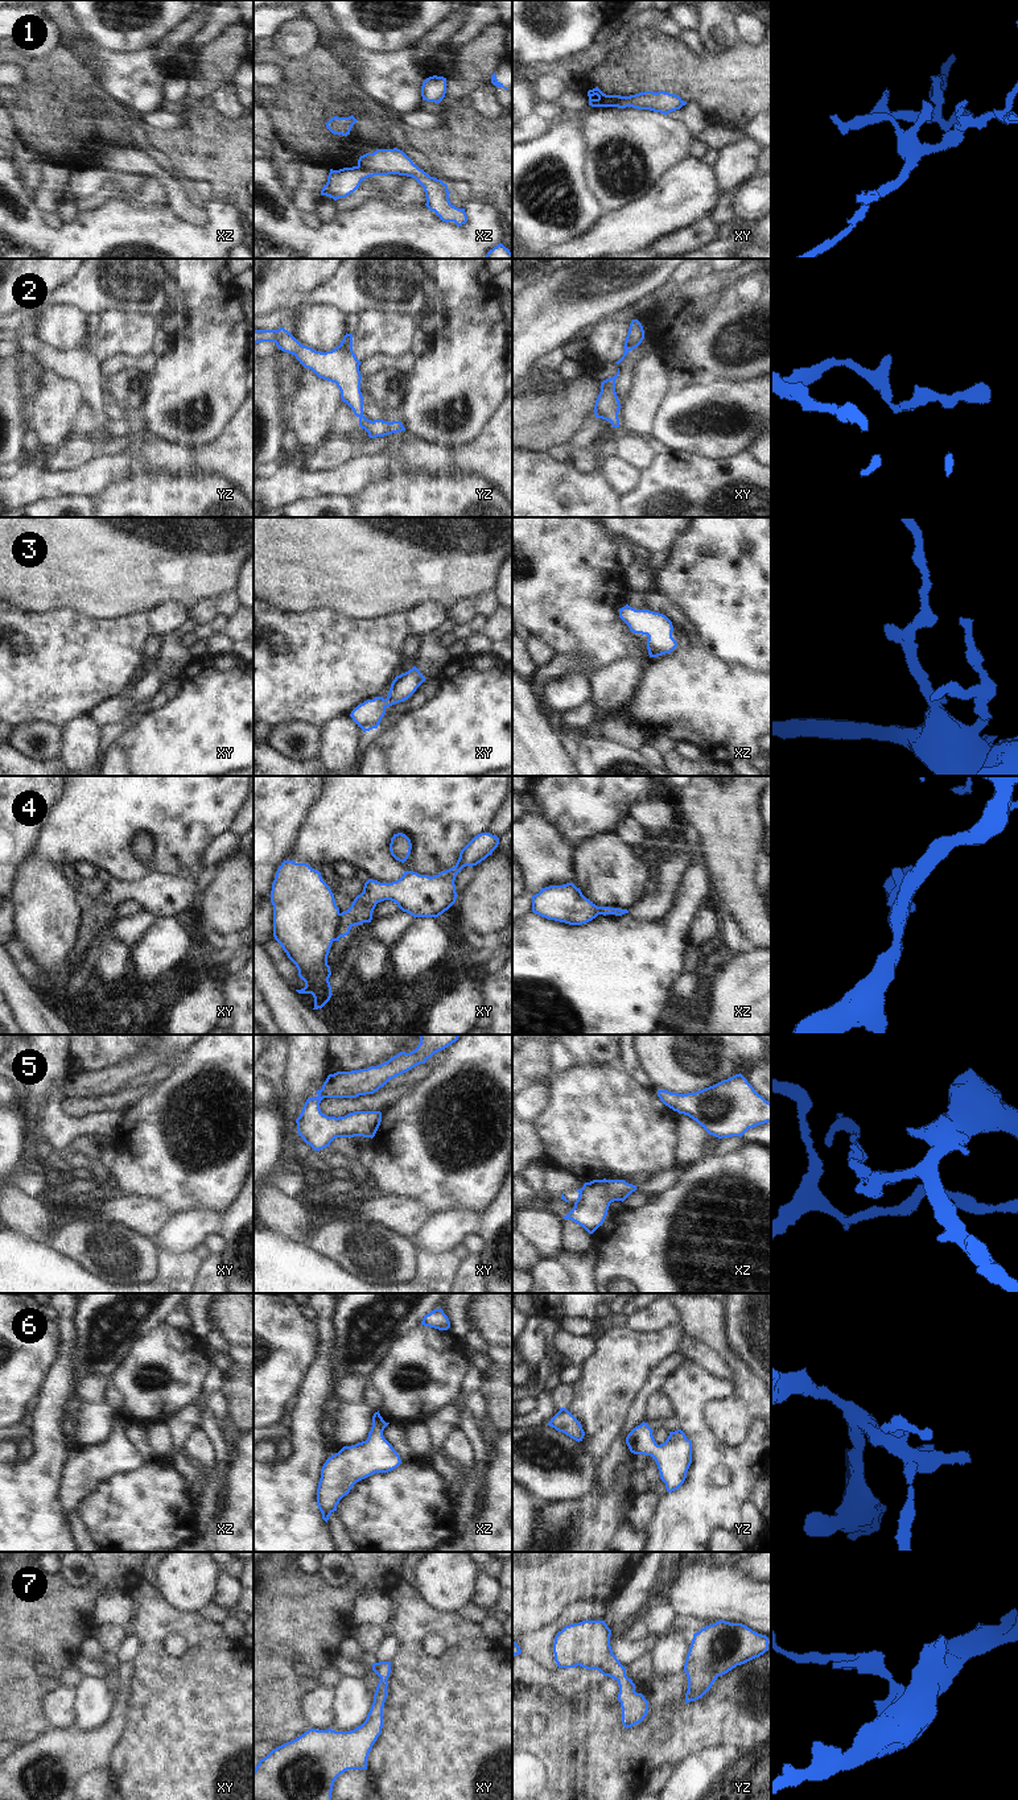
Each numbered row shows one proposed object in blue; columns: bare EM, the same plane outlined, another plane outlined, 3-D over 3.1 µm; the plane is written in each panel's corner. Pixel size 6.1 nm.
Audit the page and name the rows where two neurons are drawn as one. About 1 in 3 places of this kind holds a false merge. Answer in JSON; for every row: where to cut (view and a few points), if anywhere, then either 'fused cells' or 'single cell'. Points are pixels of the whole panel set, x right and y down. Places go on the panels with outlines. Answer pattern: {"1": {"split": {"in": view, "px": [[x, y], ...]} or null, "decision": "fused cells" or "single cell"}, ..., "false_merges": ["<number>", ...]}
{"1": {"split": {"in": "xz", "px": [[357, 166], [374, 174]]}, "decision": "fused cells"}, "2": {"split": null, "decision": "single cell"}, "3": {"split": null, "decision": "single cell"}, "4": {"split": {"in": "xy", "px": [[341, 913], [338, 937]]}, "decision": "fused cells"}, "5": {"split": {"in": "xy", "px": [[321, 1089], [325, 1097]]}, "decision": "fused cells"}, "6": {"split": null, "decision": "single cell"}, "7": {"split": null, "decision": "single cell"}, "false_merges": ["1", "4", "5"]}

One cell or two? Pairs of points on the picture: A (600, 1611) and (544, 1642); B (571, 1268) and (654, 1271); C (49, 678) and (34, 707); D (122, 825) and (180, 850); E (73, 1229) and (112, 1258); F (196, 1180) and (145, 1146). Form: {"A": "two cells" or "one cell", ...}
{"A": "one cell", "B": "two cells", "C": "one cell", "D": "one cell", "E": "one cell", "F": "one cell"}

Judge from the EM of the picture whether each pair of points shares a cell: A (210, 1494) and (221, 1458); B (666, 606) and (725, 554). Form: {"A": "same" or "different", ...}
{"A": "different", "B": "different"}

